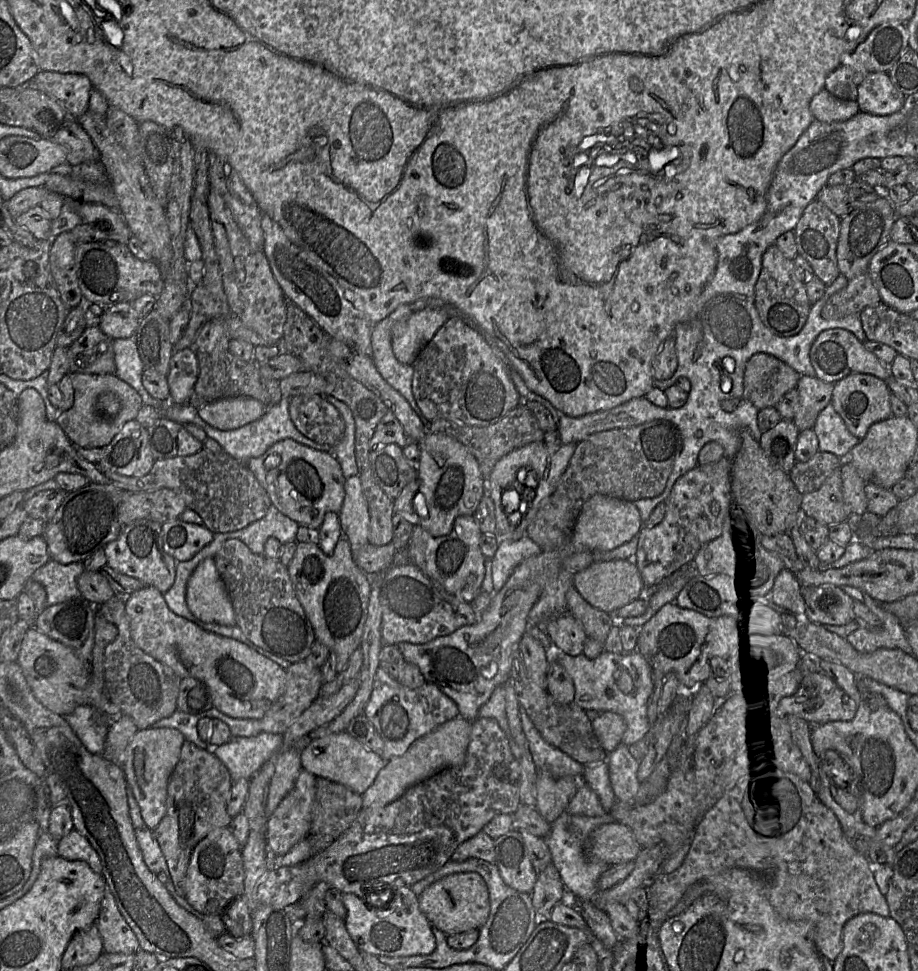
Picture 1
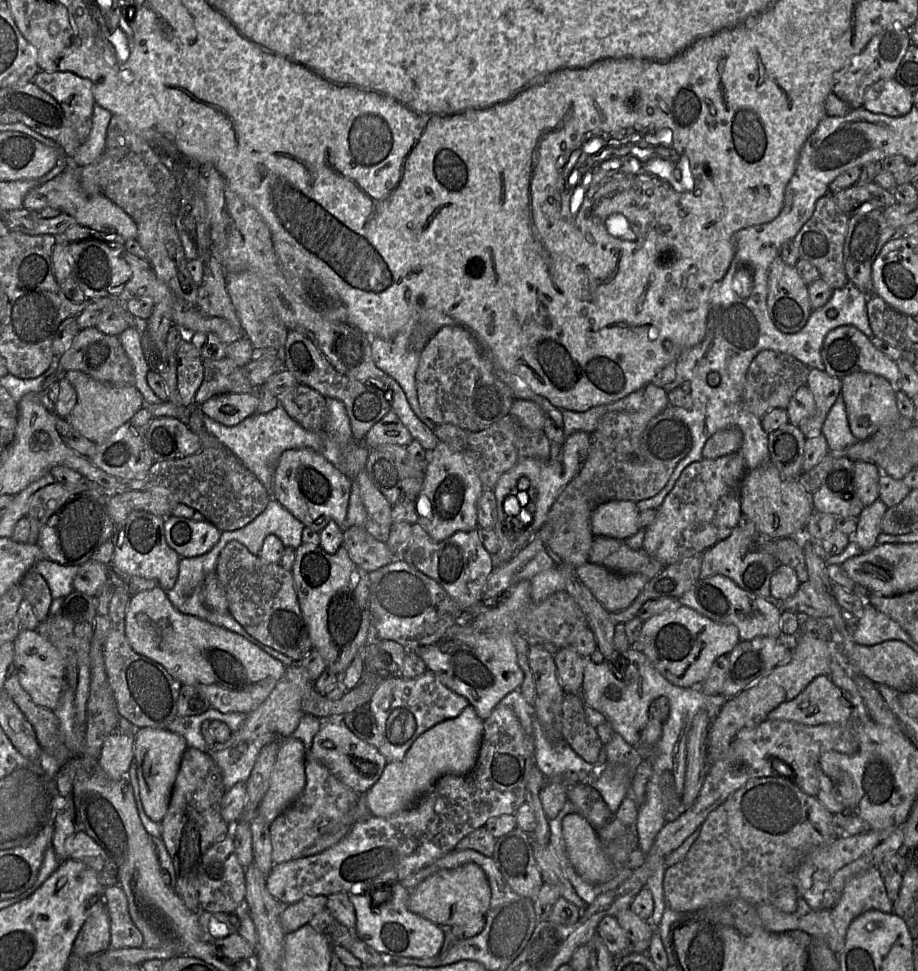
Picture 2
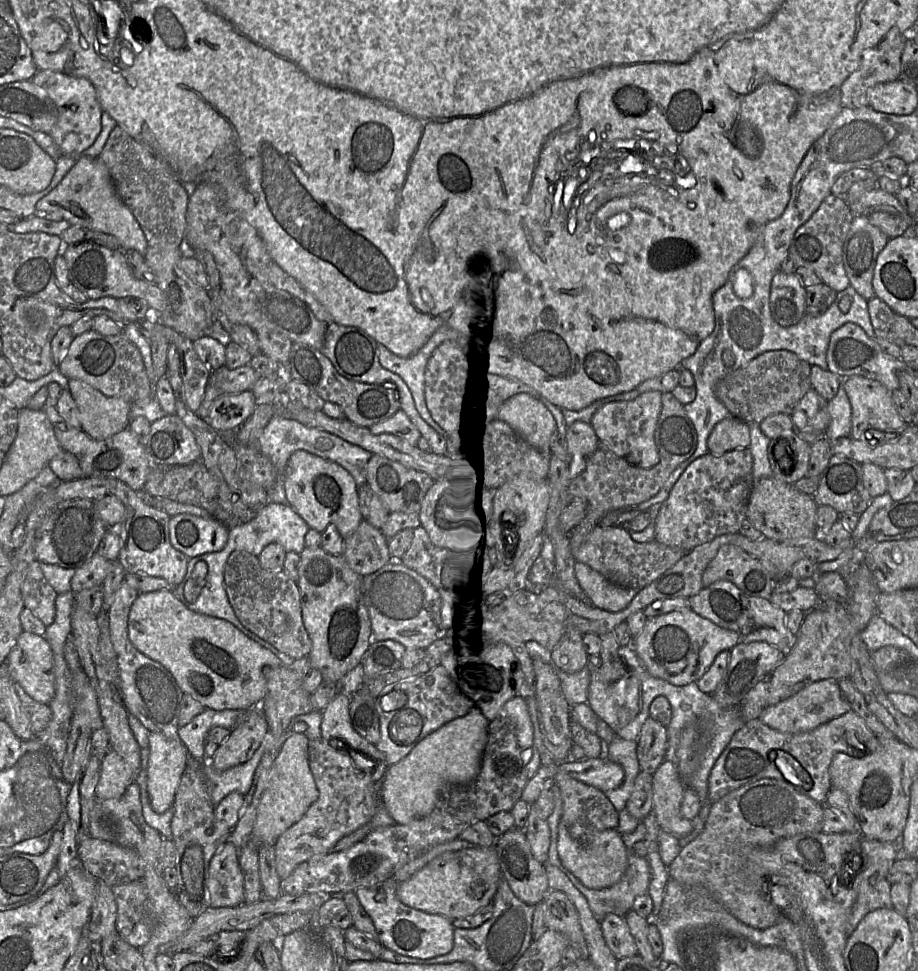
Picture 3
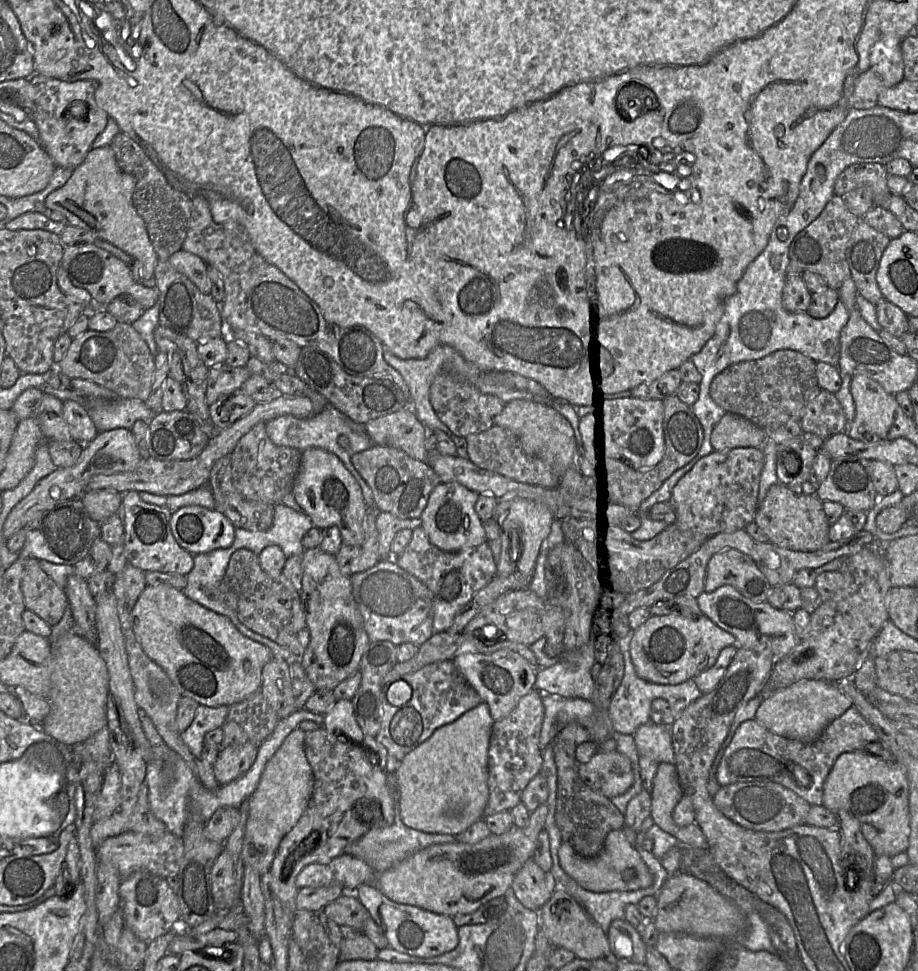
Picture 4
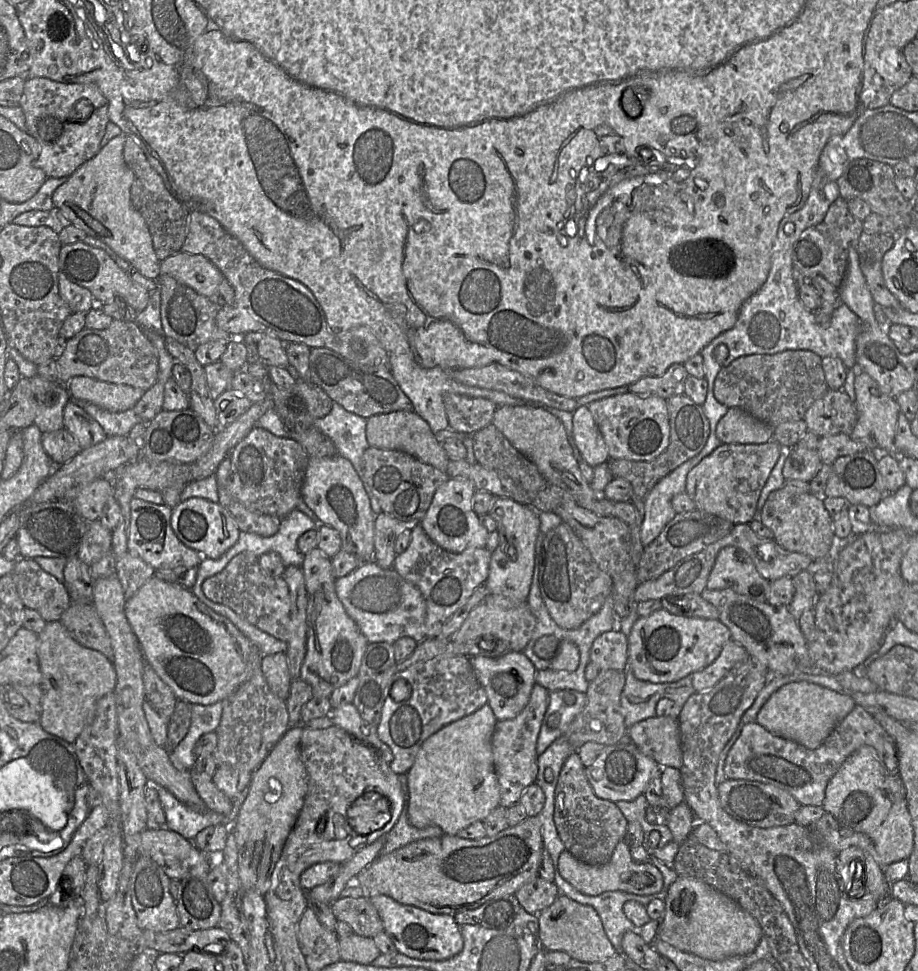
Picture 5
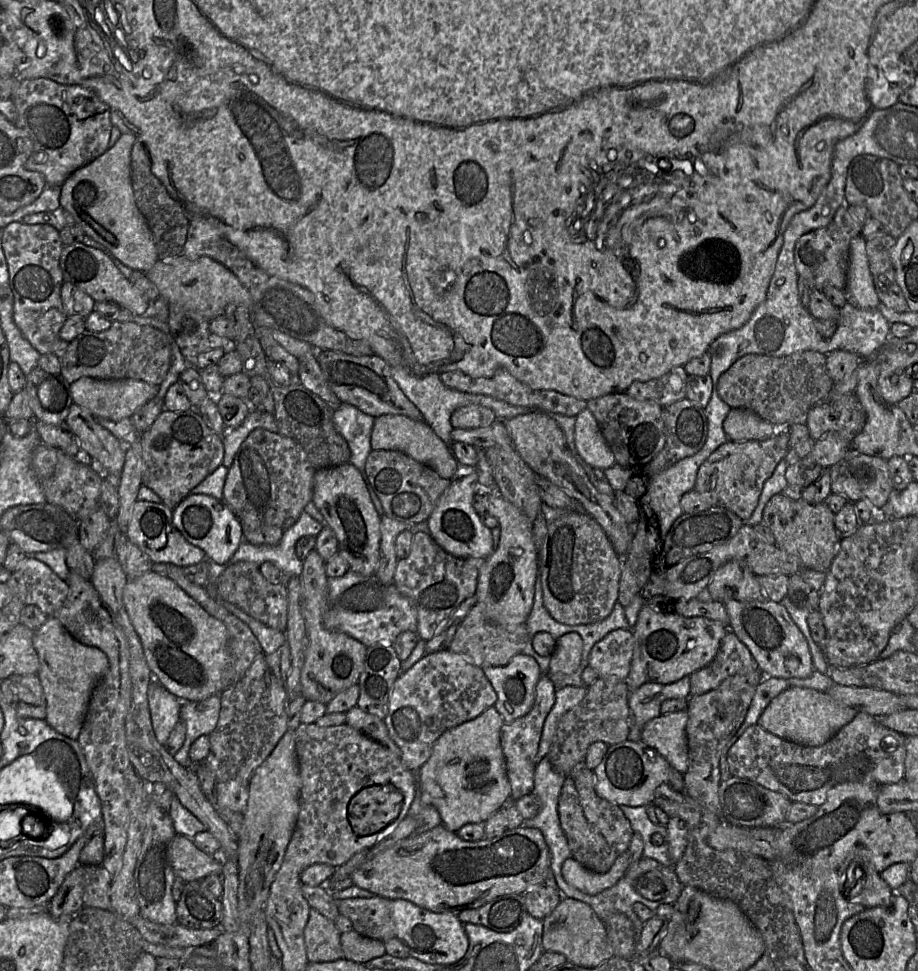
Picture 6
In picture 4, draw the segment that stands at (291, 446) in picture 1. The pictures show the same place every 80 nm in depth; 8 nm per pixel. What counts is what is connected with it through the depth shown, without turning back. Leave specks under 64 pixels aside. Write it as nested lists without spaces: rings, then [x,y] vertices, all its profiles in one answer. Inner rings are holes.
[[[308,448],[301,452],[300,468],[291,491],[295,500],[315,527],[323,530],[337,526],[342,544],[361,544],[365,537],[363,522],[368,506],[359,483],[336,455],[318,448]]]

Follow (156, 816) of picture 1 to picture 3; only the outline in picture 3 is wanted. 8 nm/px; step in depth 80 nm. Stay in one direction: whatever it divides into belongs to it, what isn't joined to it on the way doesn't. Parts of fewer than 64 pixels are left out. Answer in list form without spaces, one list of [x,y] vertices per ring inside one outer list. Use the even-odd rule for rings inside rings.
[[[150,732],[147,790],[152,809],[162,814],[174,803],[175,793],[188,760],[181,740]]]

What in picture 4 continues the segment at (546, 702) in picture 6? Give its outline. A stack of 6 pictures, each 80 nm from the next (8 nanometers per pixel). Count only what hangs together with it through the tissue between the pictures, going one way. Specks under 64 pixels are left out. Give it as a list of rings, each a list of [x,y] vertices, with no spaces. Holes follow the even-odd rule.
[[[532,688],[519,700],[505,718],[494,721],[488,748],[489,800],[484,818],[501,811],[510,811],[521,801],[527,784],[538,773],[543,763],[540,733],[544,720],[543,693]]]

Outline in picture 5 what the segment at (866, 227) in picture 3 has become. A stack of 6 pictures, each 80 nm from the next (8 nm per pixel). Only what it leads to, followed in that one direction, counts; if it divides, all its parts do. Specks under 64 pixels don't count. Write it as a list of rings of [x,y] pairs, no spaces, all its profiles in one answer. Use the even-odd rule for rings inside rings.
[[[863,231],[856,245],[860,268],[867,286],[875,303],[883,307],[901,306],[898,299],[887,288],[882,274],[883,257],[893,247],[895,240],[894,235],[869,234]]]

